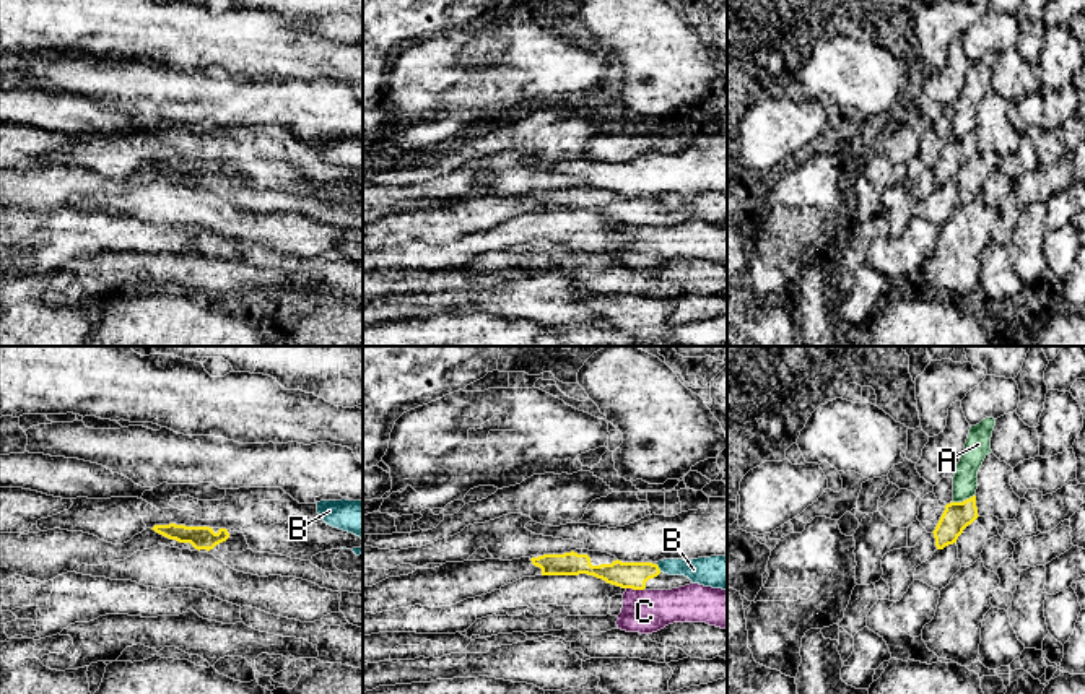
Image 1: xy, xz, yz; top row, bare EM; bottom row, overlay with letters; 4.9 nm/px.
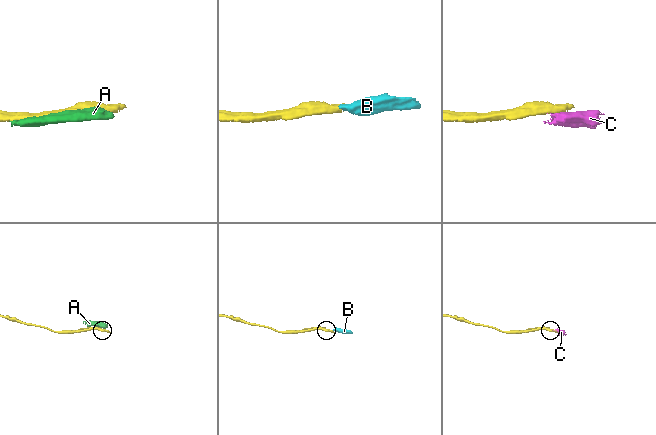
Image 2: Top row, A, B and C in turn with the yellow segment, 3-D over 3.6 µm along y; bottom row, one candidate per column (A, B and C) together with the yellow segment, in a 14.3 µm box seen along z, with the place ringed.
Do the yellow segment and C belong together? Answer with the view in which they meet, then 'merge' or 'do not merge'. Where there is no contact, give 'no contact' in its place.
xz | do not merge

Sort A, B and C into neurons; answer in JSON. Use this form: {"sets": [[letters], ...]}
{"sets": [["A", "B"], ["C"]]}

